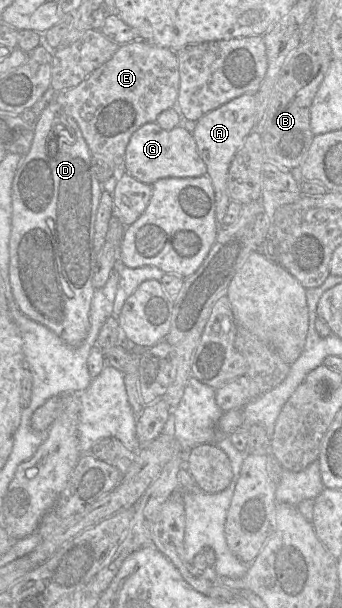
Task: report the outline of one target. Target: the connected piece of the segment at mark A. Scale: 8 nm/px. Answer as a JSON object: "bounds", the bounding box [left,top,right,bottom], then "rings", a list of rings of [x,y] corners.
{"bounds":[192,94,256,226],"rings":[[[243,94],[204,114],[196,121],[192,132],[198,153],[206,164],[206,175],[212,182],[215,197],[215,217],[219,226],[222,225],[223,217],[231,201],[227,193],[228,169],[235,153],[248,134],[254,130],[256,113],[256,94]]]}

